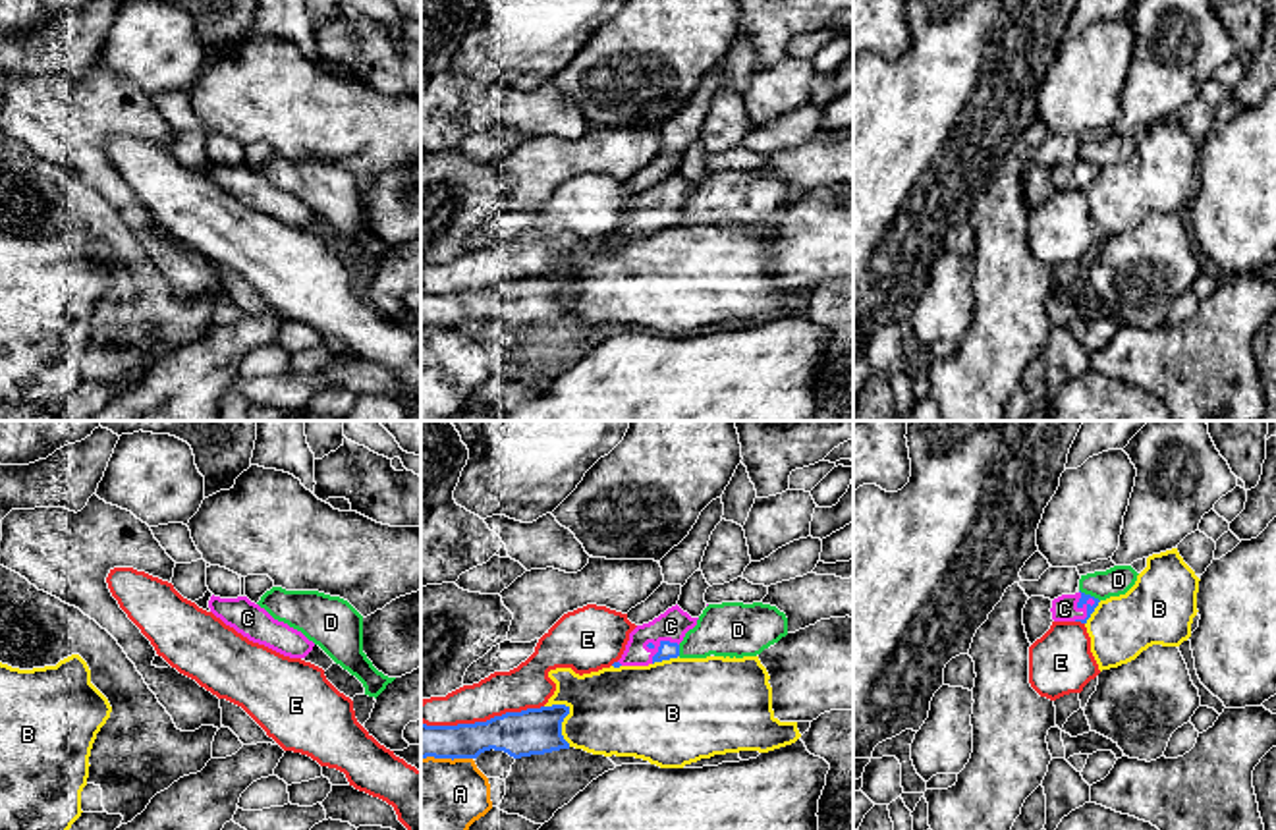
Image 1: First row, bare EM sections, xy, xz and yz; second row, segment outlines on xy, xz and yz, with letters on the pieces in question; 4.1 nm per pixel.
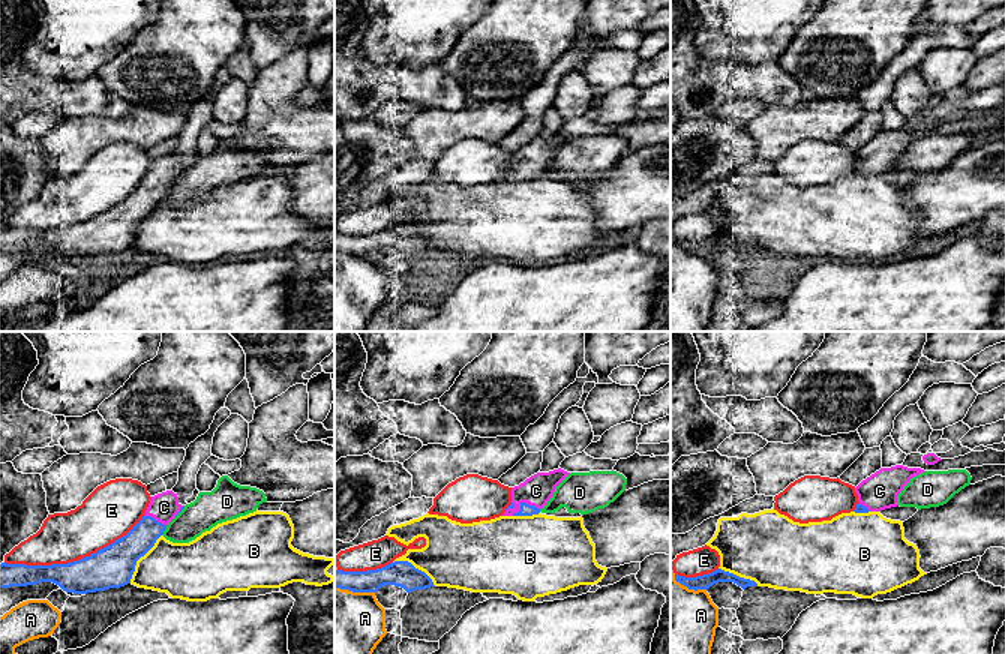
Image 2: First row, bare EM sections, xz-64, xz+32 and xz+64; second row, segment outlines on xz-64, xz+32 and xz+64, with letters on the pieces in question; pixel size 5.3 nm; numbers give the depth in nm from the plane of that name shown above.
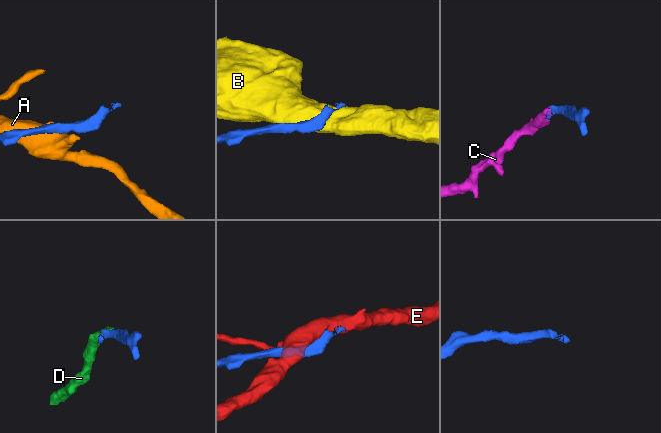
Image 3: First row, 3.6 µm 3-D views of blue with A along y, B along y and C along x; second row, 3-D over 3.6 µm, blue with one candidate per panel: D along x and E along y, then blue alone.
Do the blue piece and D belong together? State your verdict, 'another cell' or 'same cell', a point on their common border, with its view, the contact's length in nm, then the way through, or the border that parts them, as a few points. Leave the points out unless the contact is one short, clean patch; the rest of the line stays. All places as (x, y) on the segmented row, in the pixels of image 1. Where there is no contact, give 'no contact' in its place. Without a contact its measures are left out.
another cell; meets blue in yz at (1089, 595); contact 100 nm long; border along yz (1080, 589), (1099, 601)

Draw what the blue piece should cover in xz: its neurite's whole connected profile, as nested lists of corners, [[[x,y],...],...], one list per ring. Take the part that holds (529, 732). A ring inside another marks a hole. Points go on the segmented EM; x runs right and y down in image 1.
[[[552,705],[506,712],[486,722],[427,726],[421,722],[421,759],[477,759],[485,751],[504,751],[513,759],[569,749],[562,722],[569,706]]]

